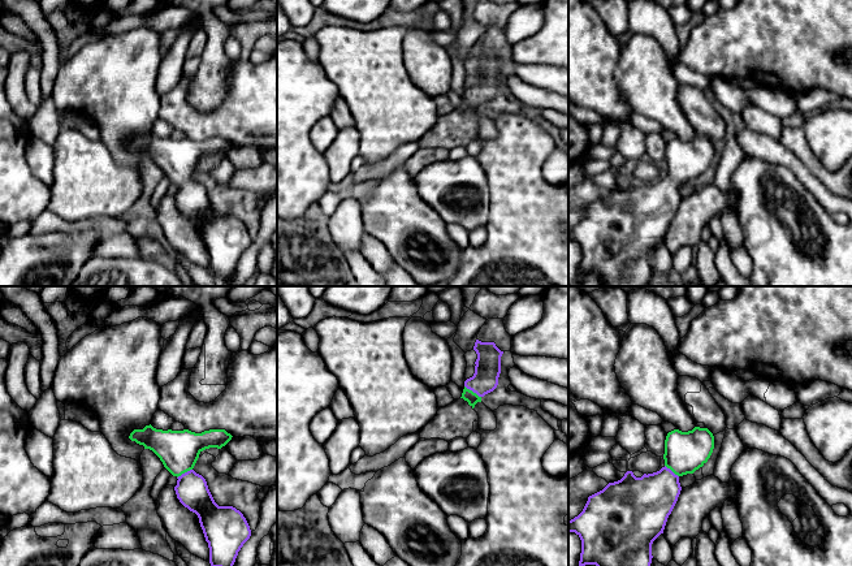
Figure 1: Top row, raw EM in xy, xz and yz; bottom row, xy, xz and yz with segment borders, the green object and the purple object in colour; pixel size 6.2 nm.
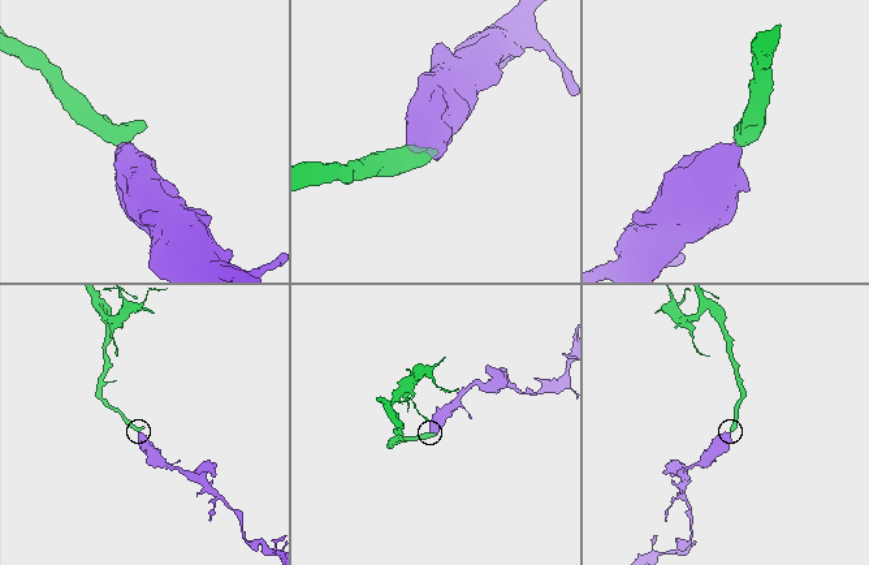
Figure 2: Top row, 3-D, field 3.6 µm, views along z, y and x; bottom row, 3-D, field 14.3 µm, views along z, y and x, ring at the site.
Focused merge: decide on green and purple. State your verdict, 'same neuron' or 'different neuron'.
same neuron

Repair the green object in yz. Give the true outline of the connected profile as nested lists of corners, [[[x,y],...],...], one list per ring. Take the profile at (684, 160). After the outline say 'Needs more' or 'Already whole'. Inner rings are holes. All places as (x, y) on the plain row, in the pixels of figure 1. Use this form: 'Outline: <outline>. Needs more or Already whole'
Outline: [[[708,137],[674,138],[666,144],[665,174],[659,180],[641,186],[627,180],[620,189],[589,204],[583,220],[568,229],[568,241],[575,241],[581,249],[579,276],[596,273],[605,286],[649,286],[652,252],[663,242],[678,209],[682,199],[679,186],[702,176],[713,157],[714,144]]]. Needs more

